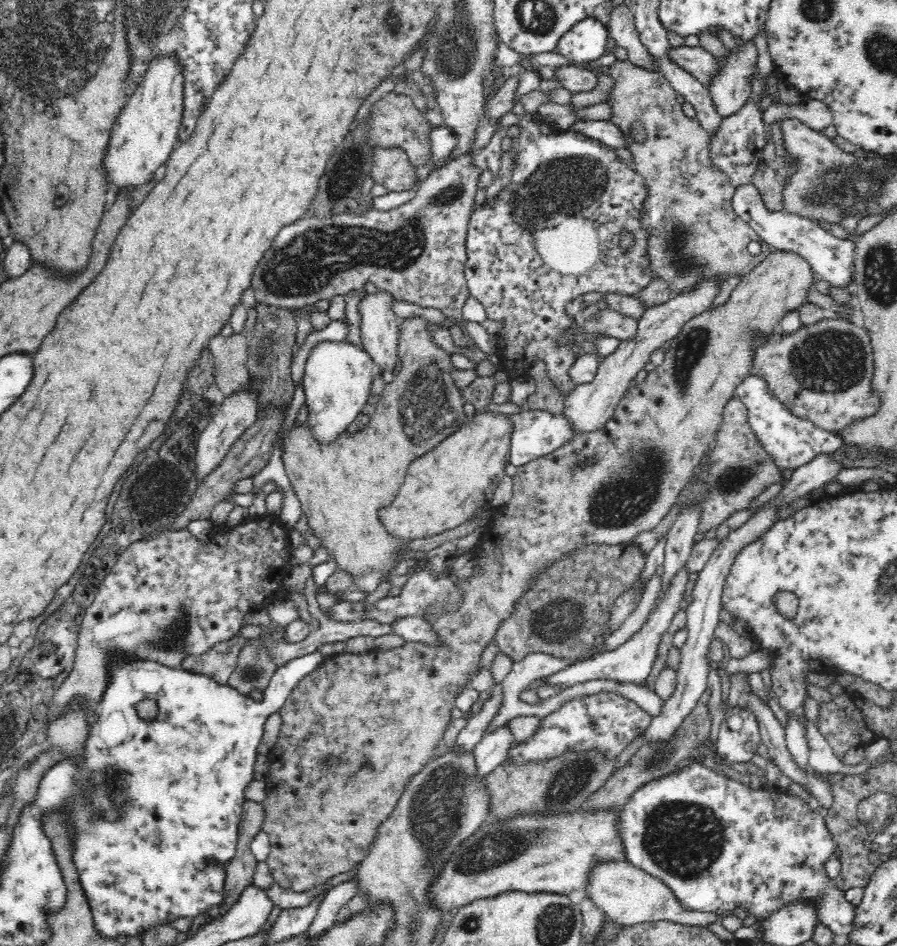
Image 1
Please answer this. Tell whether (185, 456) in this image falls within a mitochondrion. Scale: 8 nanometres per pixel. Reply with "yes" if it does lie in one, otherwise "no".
no

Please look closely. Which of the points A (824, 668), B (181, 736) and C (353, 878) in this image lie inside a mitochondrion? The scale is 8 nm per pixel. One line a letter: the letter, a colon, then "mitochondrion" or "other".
A: other
B: other
C: other

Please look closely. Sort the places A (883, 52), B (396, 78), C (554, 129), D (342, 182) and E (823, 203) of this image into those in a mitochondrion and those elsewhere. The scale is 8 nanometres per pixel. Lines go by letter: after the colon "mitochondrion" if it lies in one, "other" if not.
A: mitochondrion
B: other
C: other
D: mitochondrion
E: mitochondrion

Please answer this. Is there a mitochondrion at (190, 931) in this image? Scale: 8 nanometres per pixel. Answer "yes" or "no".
no

